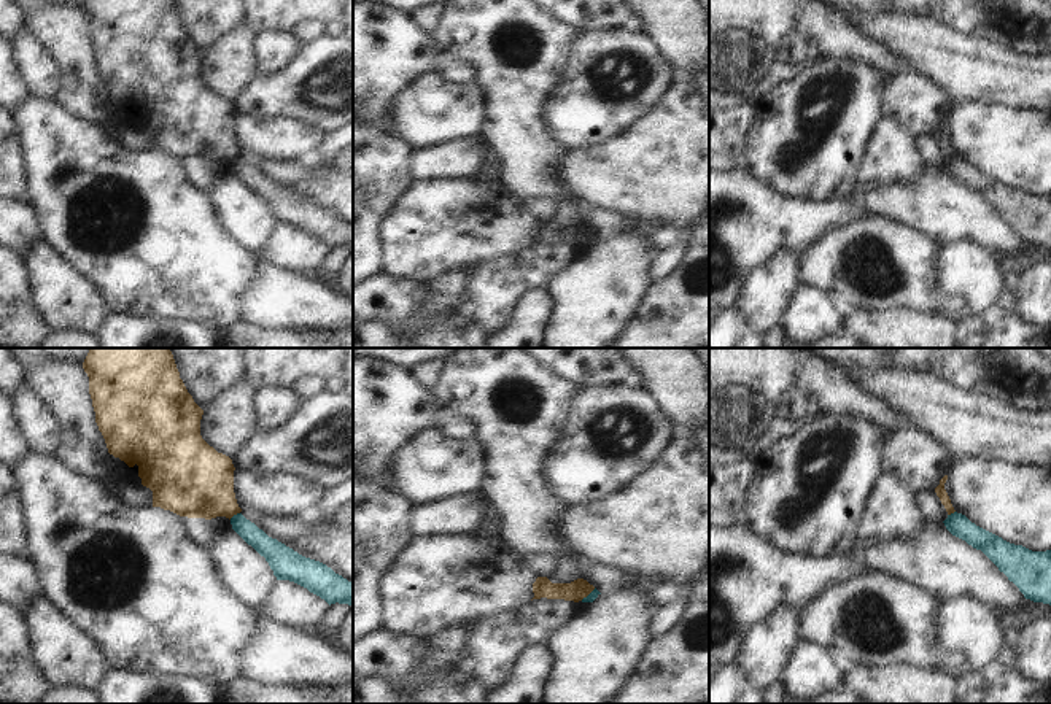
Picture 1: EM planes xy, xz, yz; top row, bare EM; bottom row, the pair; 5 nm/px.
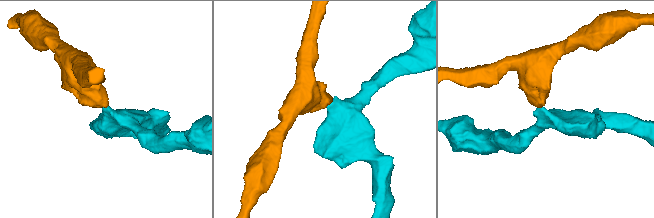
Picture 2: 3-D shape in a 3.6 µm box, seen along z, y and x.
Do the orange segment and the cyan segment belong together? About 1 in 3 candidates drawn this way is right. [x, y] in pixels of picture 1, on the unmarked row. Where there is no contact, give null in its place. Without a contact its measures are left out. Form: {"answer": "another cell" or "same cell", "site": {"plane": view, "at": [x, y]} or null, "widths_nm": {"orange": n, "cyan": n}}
{"answer": "another cell", "site": {"plane": "xy", "at": [234, 158]}, "widths_nm": {"orange": 360, "cyan": 110}}

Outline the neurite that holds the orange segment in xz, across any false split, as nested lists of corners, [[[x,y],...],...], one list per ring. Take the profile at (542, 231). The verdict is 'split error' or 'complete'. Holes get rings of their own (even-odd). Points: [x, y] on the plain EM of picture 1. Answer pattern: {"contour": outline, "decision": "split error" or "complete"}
{"contour": [[[537,221],[533,227],[533,243],[547,242],[579,246],[593,234],[595,230],[584,222],[577,222],[571,227],[552,227],[547,221]]], "decision": "complete"}

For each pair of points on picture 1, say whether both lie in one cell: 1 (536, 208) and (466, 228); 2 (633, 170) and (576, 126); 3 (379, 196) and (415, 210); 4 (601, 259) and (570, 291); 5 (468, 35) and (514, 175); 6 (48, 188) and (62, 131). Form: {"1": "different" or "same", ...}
{"1": "different", "2": "different", "3": "different", "4": "same", "5": "same", "6": "same"}

